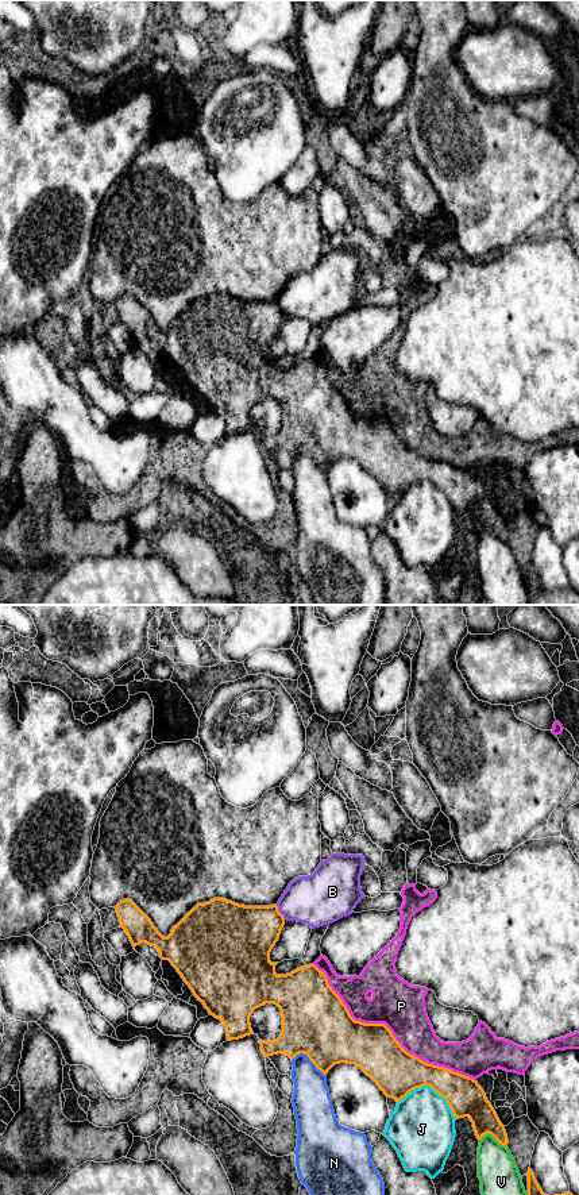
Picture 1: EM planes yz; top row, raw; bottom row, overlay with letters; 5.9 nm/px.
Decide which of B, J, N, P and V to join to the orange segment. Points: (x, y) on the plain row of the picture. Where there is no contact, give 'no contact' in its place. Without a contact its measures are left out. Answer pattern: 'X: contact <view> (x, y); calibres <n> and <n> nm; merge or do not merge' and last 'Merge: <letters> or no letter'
B: contact yz (278, 307); calibres 360 and 320 nm; do not merge
J: contact yz (431, 481); calibres 280 and 380 nm; do not merge
N: contact yz (309, 454); calibres 400 and 220 nm; do not merge
P: contact yz (389, 424); calibres 280 and 280 nm; do not merge
V: contact yz (493, 531); calibres 190 and 240 nm; do not merge
Merge: no letter

